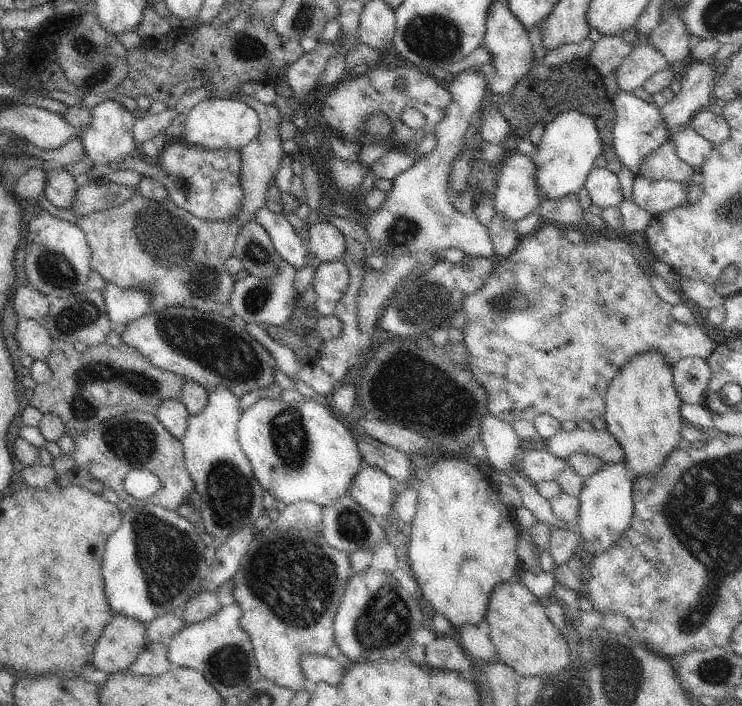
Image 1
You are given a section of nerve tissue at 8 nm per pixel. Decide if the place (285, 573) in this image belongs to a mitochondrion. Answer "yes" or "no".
yes

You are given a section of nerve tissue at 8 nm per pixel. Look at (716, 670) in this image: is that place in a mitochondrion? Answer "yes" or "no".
yes

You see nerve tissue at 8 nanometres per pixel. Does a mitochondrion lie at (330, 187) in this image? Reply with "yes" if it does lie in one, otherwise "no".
no

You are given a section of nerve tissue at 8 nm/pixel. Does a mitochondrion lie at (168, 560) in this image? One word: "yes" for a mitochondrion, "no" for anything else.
yes

